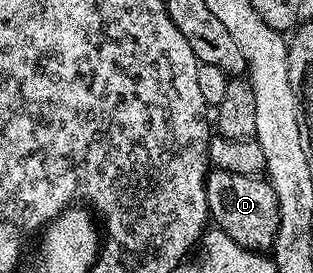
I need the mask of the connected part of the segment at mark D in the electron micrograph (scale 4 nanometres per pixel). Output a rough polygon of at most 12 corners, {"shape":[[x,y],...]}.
{"shape":[[209,170],[211,222],[271,250],[280,218],[267,180]]}

